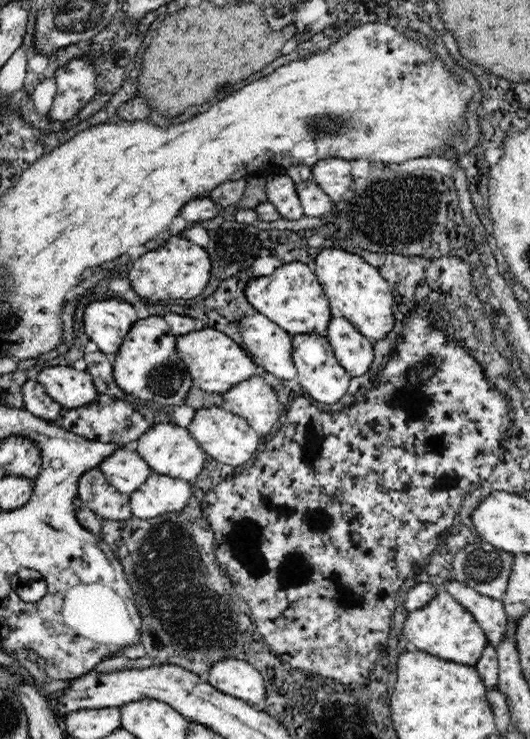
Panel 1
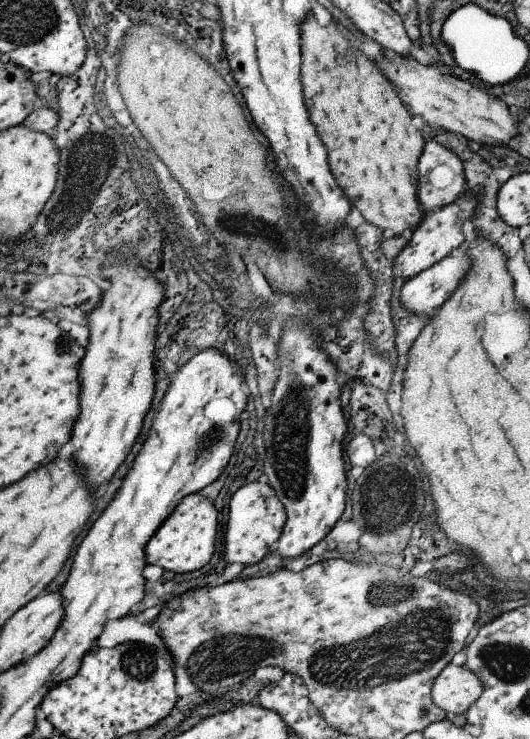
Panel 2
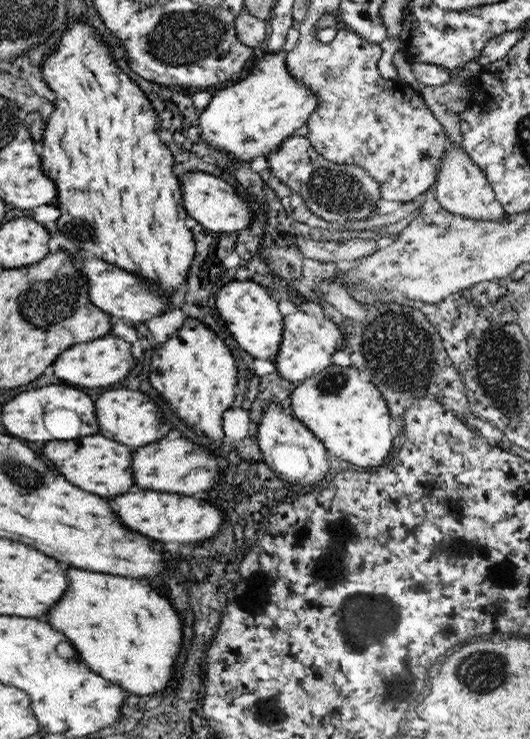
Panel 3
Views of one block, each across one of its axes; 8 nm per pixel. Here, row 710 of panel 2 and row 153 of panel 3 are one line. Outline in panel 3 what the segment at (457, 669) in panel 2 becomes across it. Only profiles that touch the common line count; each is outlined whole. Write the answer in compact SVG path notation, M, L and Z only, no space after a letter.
M447 136L447 146L443 150L441 162L437 166L437 180L433 188L437 192L439 206L451 214L471 218L471 220L503 220L507 216L501 202L495 198L495 192L489 186L483 170L473 160L469 160L463 148L455 148L449 136Z

